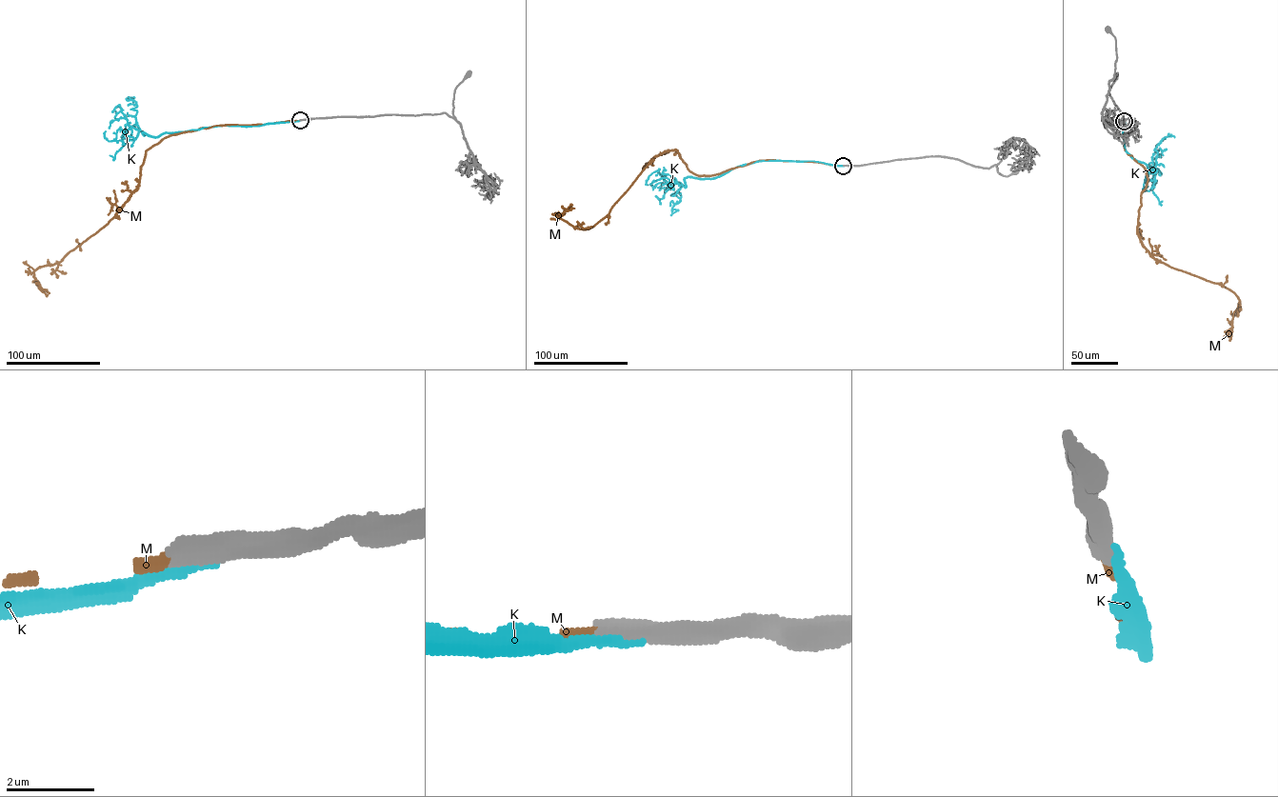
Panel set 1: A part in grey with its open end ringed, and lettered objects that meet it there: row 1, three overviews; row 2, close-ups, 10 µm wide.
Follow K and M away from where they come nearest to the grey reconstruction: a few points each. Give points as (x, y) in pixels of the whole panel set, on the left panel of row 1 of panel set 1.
K: (300, 120), (218, 126), (156, 136), (139, 131), (135, 139), (119, 129), (109, 141), (106, 131)
M: (300, 120), (216, 125), (162, 139), (146, 151), (139, 183), (109, 223), (60, 261), (34, 271), (49, 293)

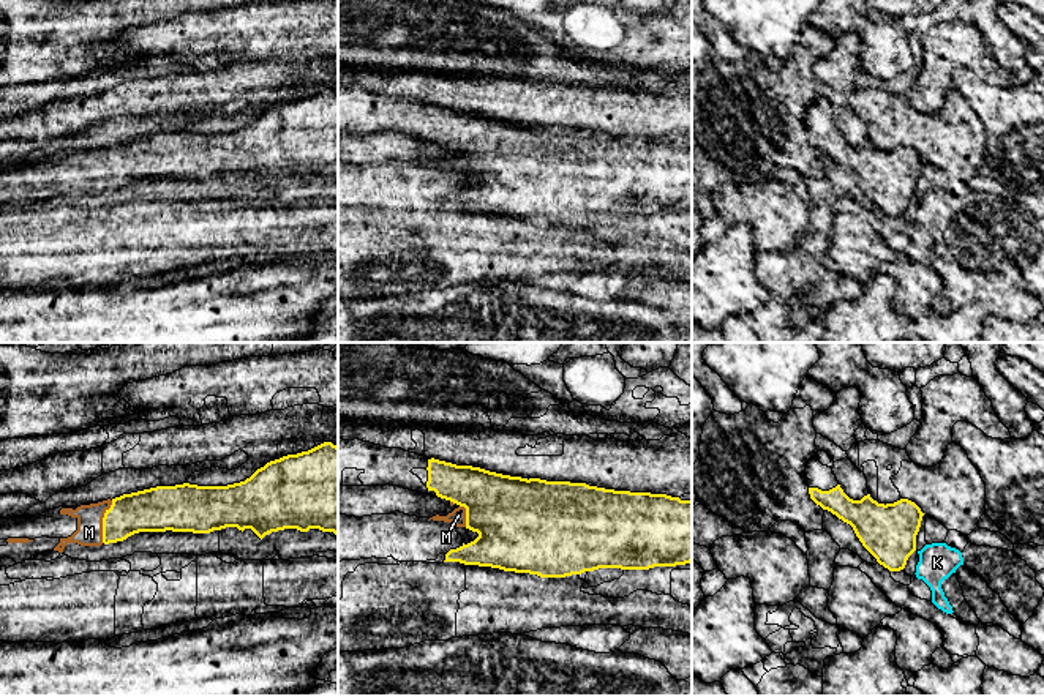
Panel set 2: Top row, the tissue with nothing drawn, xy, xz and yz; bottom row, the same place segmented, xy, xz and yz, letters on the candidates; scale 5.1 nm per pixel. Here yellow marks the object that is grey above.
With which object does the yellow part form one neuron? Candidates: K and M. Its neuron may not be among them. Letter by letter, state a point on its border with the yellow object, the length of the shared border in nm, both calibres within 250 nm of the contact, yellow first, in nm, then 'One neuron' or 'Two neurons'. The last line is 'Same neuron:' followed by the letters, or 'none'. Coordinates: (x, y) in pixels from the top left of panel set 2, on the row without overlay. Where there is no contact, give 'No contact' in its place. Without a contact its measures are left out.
K: No contact. Two neurons
M: Touches yellow at xy (103, 168). Shared border 220 nm. Thickness 220 nm (yellow) against 130 nm. One neuron
Same neuron: M

